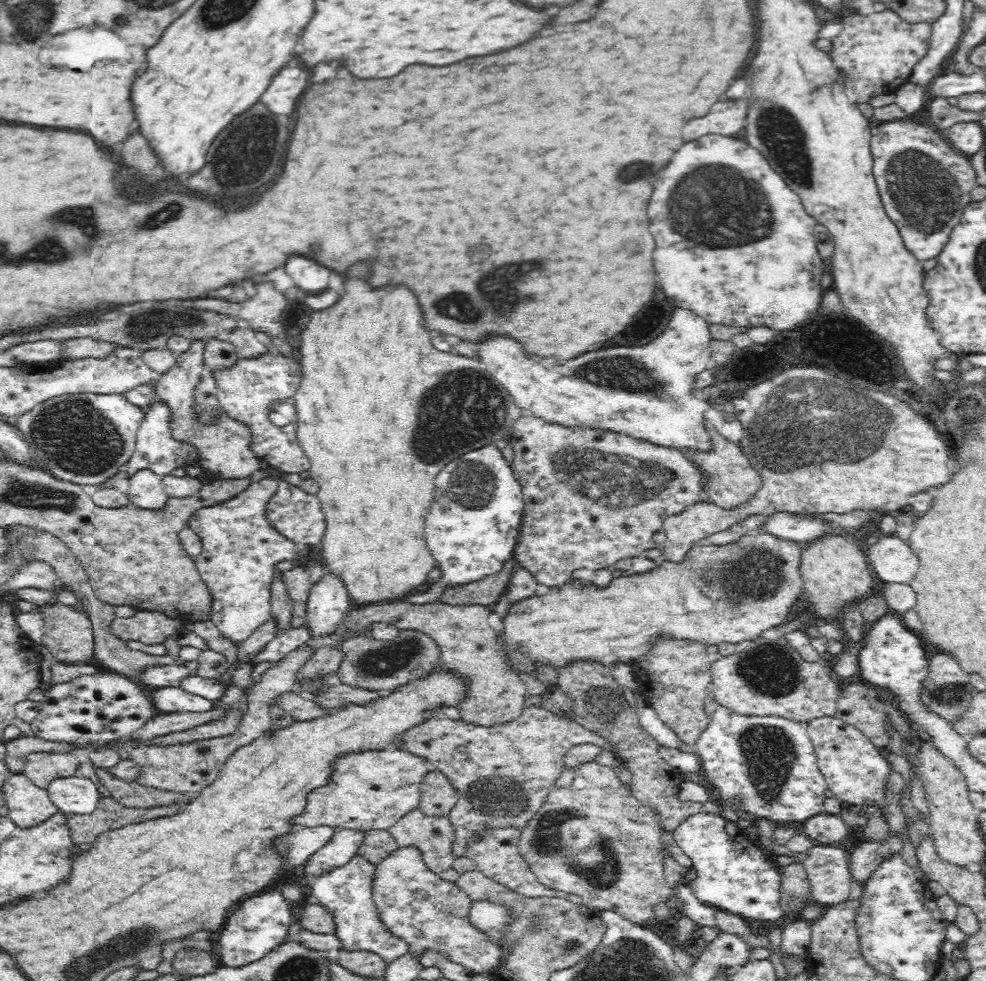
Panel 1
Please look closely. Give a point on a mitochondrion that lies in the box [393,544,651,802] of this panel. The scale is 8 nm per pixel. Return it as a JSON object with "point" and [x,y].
{"point":[592,683]}

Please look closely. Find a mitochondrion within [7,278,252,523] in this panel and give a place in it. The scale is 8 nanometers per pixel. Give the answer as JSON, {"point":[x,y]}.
{"point":[79,441]}

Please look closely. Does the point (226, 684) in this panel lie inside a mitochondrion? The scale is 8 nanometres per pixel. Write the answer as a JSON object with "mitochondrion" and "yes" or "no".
{"mitochondrion":"no"}

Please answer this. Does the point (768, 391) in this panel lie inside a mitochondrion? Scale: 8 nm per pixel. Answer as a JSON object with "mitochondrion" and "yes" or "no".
{"mitochondrion":"yes"}

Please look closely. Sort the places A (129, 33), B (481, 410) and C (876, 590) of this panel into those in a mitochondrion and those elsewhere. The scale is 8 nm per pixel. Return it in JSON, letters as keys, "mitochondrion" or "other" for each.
{"A":"other","B":"mitochondrion","C":"other"}

